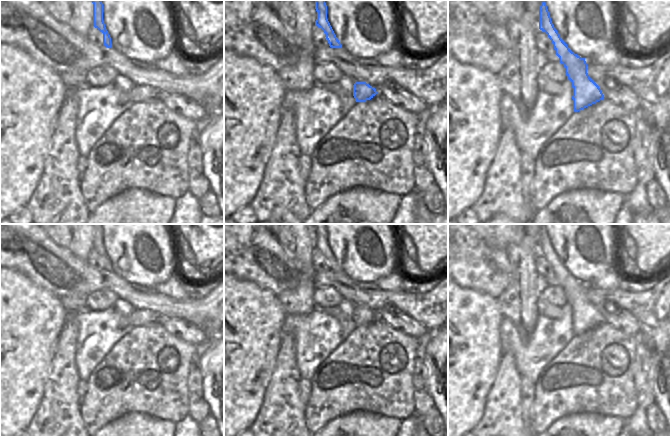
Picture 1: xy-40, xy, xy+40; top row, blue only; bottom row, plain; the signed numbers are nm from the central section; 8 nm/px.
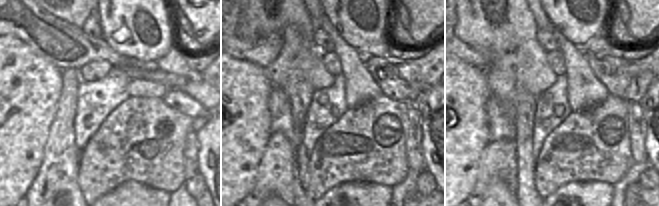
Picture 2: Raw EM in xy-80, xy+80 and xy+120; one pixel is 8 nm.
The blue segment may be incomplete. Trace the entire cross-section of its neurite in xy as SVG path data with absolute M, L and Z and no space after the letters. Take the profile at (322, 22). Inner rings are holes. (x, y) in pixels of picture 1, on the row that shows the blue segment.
M314 0L315 9L317 11L317 19L315 26L318 26L324 33L325 37L332 48L342 48L341 43L337 39L328 19L327 19L327 5L325 0Z

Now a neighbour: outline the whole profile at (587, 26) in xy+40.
M545 0L563 42L582 58L592 58L613 44L615 0Z

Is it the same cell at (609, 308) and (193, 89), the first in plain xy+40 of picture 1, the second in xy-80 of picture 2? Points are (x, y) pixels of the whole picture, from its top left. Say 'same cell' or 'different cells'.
different cells

